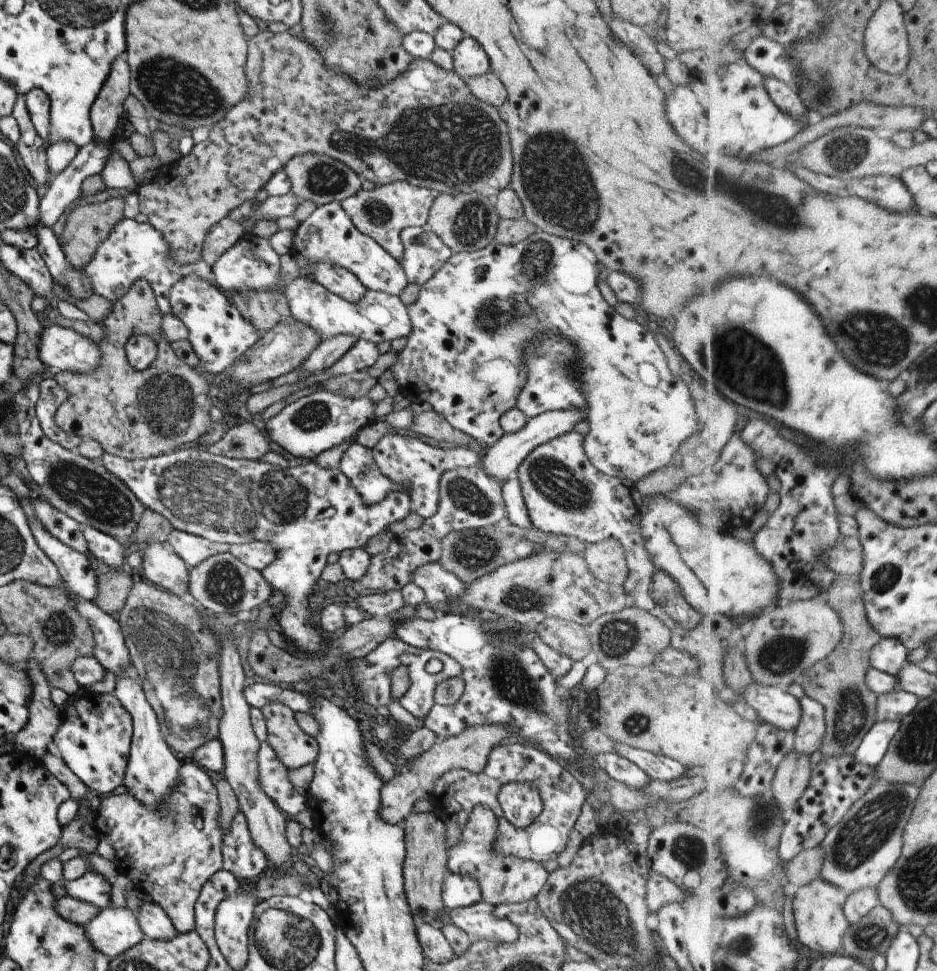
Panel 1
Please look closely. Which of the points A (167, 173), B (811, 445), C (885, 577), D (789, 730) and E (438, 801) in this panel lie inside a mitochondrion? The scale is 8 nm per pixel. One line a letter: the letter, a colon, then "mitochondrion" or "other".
A: other
B: other
C: mitochondrion
D: other
E: other

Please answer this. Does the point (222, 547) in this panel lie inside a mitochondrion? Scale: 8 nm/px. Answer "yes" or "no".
yes

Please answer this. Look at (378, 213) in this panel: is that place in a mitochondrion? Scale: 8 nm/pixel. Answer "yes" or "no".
yes

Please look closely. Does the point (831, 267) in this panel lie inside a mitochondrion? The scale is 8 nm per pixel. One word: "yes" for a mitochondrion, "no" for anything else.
no

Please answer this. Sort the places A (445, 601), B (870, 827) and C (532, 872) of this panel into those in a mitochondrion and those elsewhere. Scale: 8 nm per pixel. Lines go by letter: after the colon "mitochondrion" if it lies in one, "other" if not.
A: other
B: mitochondrion
C: other

